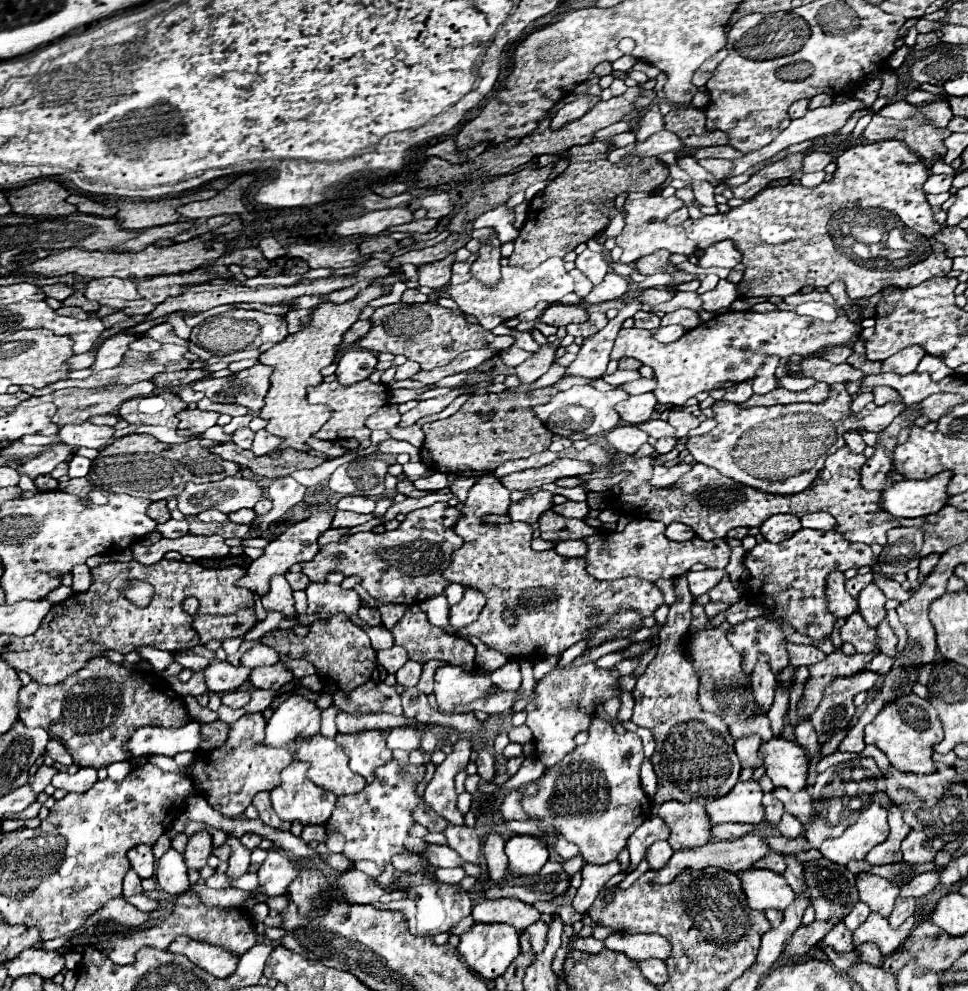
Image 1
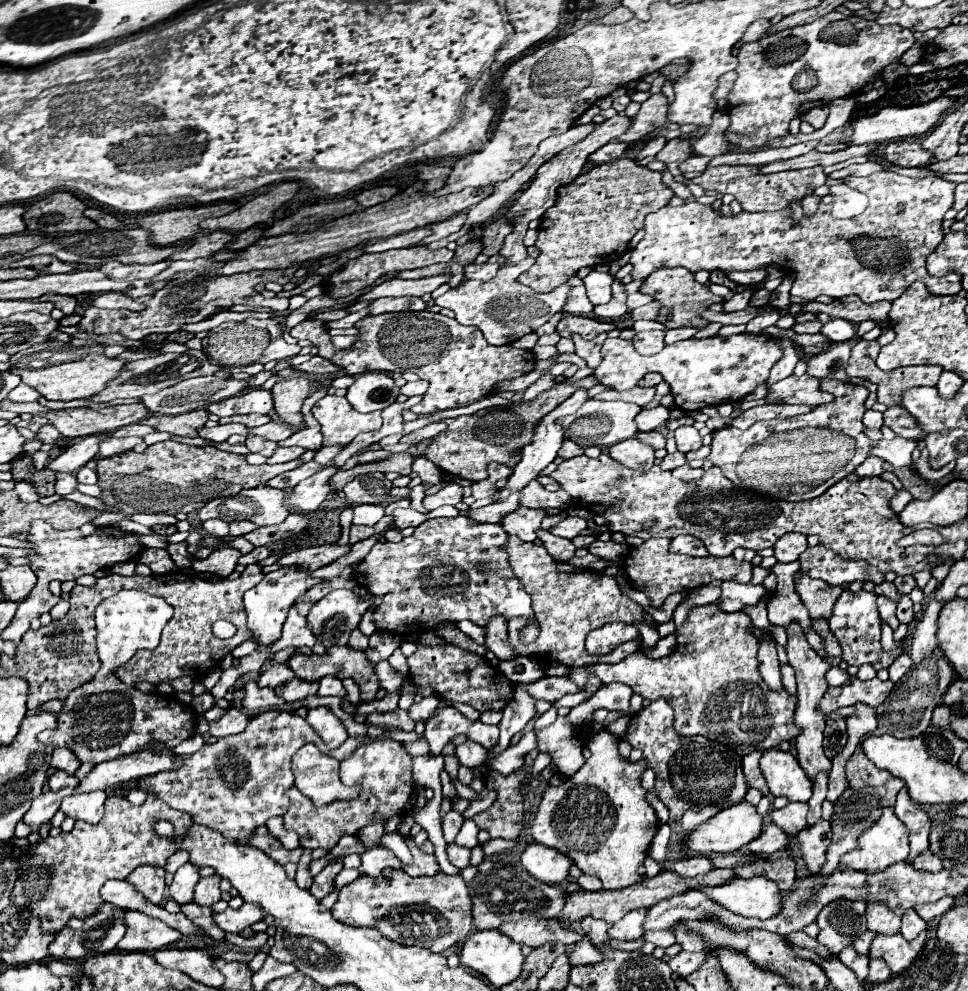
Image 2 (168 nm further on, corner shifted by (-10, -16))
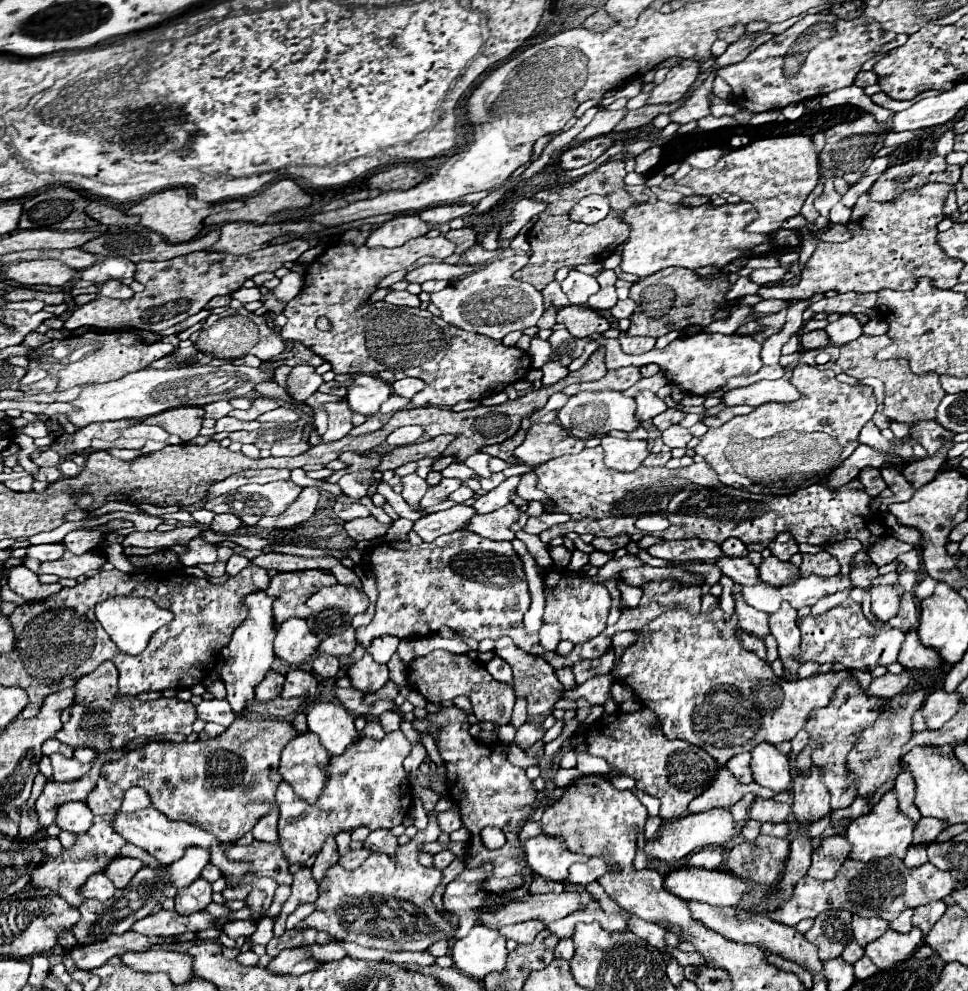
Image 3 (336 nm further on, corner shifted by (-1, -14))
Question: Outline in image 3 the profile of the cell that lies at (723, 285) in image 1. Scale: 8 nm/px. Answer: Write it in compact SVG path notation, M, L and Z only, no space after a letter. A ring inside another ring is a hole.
M741 276L733 288L727 292L727 300L735 300L735 298L741 298L741 296L747 296L747 294L757 294L759 286L749 278L749 276Z

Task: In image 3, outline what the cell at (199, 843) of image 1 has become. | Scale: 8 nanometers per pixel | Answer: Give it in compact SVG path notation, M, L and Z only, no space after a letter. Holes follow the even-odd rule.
M197 878L193 884L179 888L175 896L175 910L179 914L201 912L211 904L211 884L203 878Z

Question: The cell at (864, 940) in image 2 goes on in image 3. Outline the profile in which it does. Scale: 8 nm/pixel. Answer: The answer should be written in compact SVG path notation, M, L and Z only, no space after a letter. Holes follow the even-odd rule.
M853 940L853 942L851 942L851 944L847 944L847 948L843 950L841 958L843 958L847 964L855 964L863 954L865 954L865 952L863 952L863 948Z

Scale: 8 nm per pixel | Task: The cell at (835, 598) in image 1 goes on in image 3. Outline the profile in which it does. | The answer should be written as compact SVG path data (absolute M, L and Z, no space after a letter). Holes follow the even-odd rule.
M775 556L763 558L759 564L759 572L761 572L761 580L771 586L783 586L799 578L797 566L793 566L791 562L781 562Z

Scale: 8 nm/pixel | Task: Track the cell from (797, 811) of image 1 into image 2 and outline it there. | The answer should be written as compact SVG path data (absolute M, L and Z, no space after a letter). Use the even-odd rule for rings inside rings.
M790 802L788 806L780 808L780 810L772 810L770 818L776 826L780 826L786 834L796 836L800 830L808 828L806 822L806 814L808 814L808 804L802 802Z

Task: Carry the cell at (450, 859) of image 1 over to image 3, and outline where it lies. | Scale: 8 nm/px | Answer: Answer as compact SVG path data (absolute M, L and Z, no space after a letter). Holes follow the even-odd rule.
M375 830L363 842L363 848L367 848L369 852L385 852L385 854L395 854L397 846L399 846L397 838L389 830Z

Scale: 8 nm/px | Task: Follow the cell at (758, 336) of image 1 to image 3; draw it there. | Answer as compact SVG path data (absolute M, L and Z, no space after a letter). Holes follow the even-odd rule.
M699 332L695 336L683 338L683 340L673 340L667 348L663 350L649 350L645 354L629 356L621 350L619 340L609 340L609 338L597 338L599 346L605 346L605 364L607 370L623 368L623 366L645 366L649 362L655 362L659 366L665 366L665 376L671 384L683 388L689 394L707 394L713 392L715 388L727 384L729 378L733 376L749 376L755 374L763 362L761 362L761 344L755 342L751 336L725 336L725 334L705 334Z

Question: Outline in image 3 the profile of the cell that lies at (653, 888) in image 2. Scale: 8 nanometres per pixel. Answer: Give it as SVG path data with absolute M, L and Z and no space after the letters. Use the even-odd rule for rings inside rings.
M565 890L561 894L527 894L521 900L511 900L501 908L487 910L477 916L483 926L495 930L527 920L541 920L543 924L551 924L579 910L579 906L585 906L591 900L593 896L589 892L575 890Z

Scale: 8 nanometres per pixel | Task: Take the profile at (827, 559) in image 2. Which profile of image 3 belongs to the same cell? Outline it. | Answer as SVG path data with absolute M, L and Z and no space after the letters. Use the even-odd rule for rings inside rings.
M821 550L819 554L805 554L801 564L801 576L835 576L839 574L839 562L829 552Z

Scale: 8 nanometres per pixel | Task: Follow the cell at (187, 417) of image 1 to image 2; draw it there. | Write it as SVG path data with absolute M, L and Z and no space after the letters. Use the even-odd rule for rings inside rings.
M226 424L226 426L214 426L214 428L200 428L198 430L198 436L200 438L206 438L210 442L224 442L228 440L228 436L232 434L242 434L246 436L248 434L248 428L242 426L242 424Z

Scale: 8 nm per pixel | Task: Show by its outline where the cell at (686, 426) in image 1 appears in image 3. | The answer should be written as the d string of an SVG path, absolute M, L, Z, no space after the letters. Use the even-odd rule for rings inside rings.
M679 424L675 426L669 426L667 430L663 430L663 442L669 446L669 448L687 448L689 440L691 440L691 432Z

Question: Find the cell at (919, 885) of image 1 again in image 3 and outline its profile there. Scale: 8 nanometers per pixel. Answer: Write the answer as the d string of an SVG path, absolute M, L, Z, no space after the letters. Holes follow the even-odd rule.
M941 900L939 902L929 902L925 906L919 906L919 910L915 910L915 914L913 914L913 926L917 926L927 936L929 930L933 928L933 924L939 918L943 918L945 910L947 910L947 906Z

